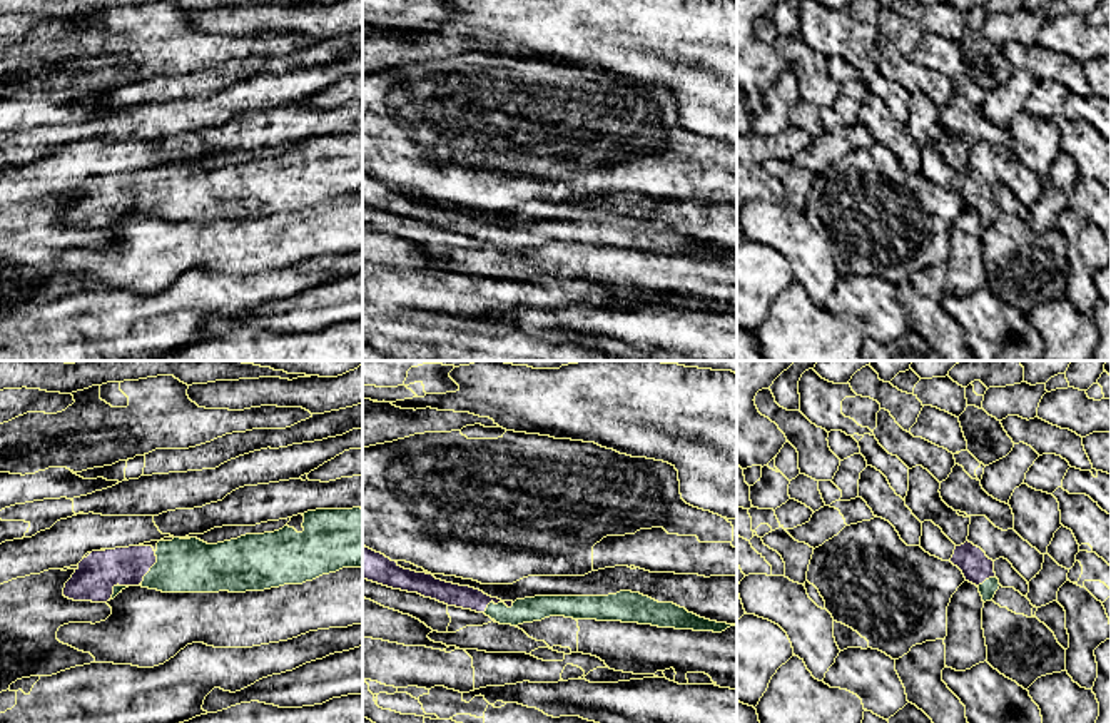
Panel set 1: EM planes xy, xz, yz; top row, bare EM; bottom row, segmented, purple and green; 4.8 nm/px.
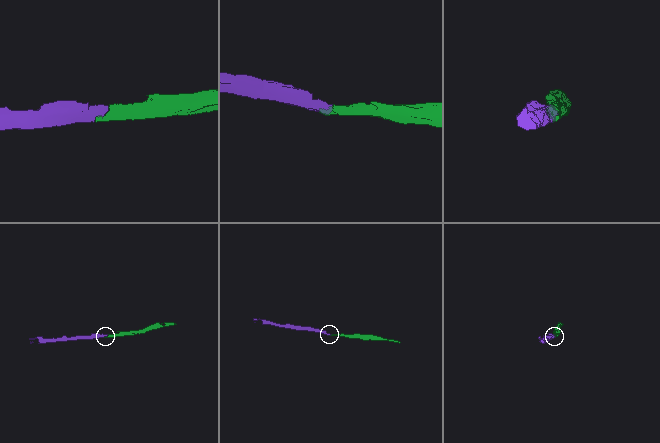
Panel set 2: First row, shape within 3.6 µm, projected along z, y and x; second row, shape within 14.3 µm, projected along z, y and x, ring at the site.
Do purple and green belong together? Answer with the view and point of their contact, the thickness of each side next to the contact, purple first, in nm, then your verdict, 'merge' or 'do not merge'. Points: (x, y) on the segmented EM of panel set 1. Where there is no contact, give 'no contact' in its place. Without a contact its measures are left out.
xz (497, 603) | 110/120 nm | merge

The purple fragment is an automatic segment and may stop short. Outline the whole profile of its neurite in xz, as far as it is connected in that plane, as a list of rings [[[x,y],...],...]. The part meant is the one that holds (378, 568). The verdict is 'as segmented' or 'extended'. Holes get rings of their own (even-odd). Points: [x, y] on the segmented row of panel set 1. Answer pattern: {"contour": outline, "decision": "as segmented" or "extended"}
{"contour": [[[363,546],[363,579],[408,593],[418,593],[448,606],[484,613],[500,624],[518,626],[550,616],[621,621],[658,628],[722,633],[730,626],[688,613],[673,603],[620,591],[608,596],[535,596],[513,601],[491,598],[479,589],[436,579],[433,574],[401,568],[381,553]]], "decision": "extended"}

